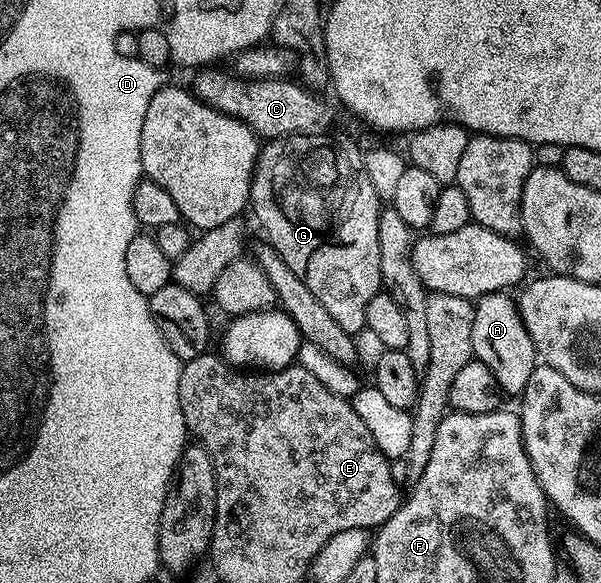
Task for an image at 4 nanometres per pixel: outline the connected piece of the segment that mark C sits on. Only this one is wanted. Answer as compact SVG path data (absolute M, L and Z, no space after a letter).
M203 68L198 71L193 85L193 93L214 110L241 120L260 139L285 138L288 134L317 134L332 129L331 121L335 110L316 91L289 81L286 77L278 78L243 78L234 73L219 70L223 68Z

